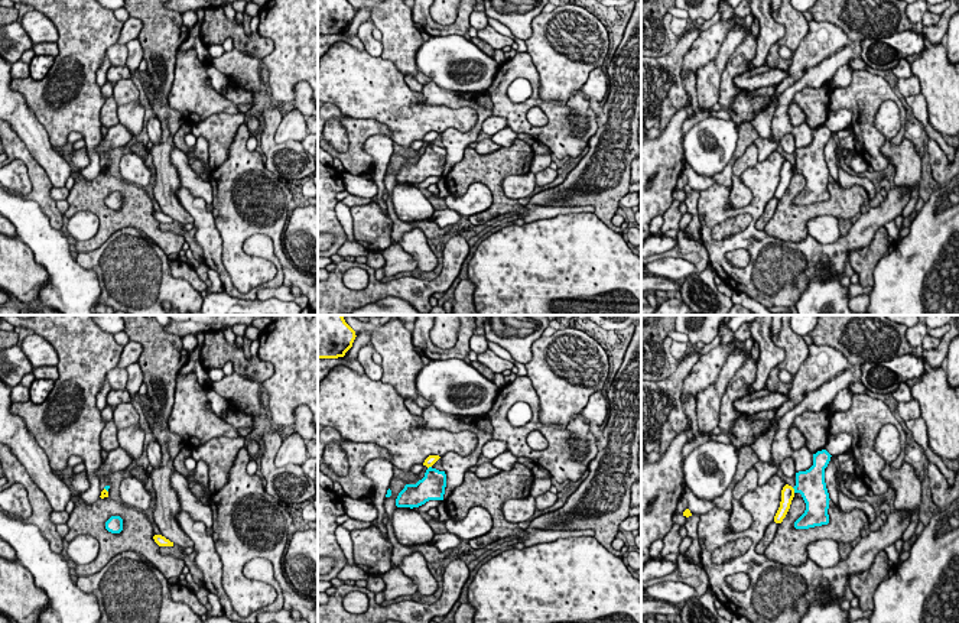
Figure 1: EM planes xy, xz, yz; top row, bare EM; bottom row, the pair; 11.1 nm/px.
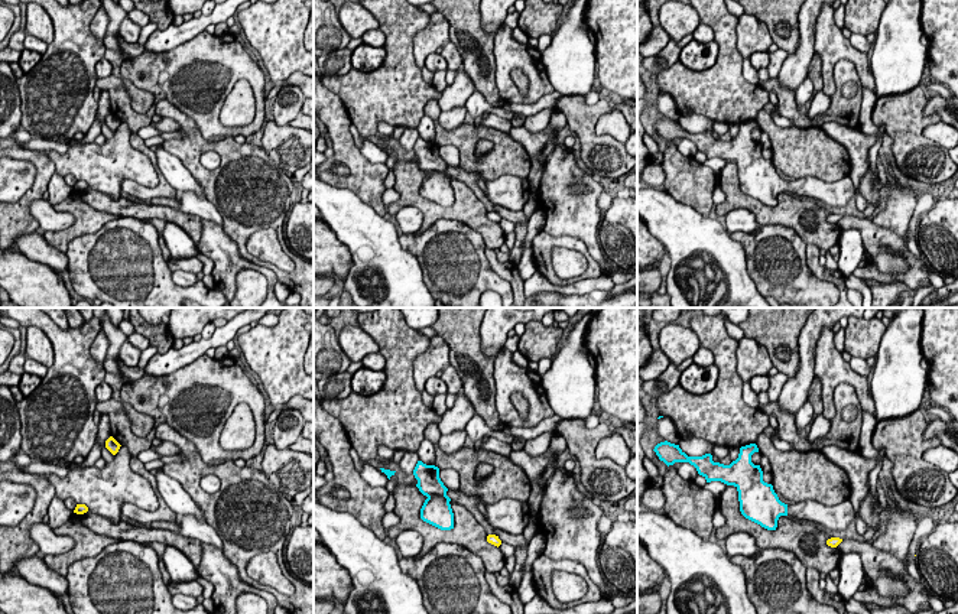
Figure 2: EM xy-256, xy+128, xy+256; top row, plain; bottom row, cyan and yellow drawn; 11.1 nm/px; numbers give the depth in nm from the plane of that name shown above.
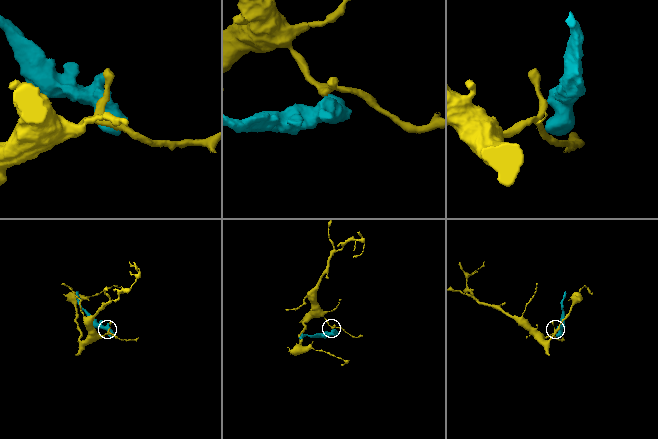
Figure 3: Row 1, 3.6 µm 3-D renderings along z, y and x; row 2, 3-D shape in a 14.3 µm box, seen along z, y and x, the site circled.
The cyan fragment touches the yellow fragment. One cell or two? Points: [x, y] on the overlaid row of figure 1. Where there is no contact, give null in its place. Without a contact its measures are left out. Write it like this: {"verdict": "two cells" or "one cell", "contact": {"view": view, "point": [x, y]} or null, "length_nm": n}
{"verdict": "two cells", "contact": {"view": "yz", "point": [795, 490]}, "length_nm": 70}

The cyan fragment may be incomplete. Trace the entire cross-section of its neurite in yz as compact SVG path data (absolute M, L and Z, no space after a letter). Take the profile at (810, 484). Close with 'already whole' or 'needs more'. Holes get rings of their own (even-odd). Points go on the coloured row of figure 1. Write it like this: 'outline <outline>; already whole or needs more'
outline M826 450L813 454L813 465L806 471L796 473L794 493L800 493L804 513L794 522L796 529L809 529L829 523L829 493L825 483L825 468L830 461Z; already whole

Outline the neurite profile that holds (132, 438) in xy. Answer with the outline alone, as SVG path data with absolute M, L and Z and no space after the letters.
M131 425L124 429L118 429L120 447L134 460L143 452L144 431L139 425Z

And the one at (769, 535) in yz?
M771 522L771 523L767 526L763 539L761 539L761 541L757 543L757 546L755 546L755 552L757 552L757 554L764 554L765 548L767 548L767 546L771 543L771 541L774 539L774 535L776 535L776 532L777 532L777 526L778 526L778 523L776 523L776 522Z

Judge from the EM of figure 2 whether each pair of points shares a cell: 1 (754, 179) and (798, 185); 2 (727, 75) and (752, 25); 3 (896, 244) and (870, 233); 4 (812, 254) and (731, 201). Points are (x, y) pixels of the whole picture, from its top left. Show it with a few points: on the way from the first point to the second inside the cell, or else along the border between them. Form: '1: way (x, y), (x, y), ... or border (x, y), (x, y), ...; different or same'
1: way (765, 185), (788, 185); same
2: border (737, 18), (737, 51), (743, 58); different
3: way (890, 240), (876, 237); same
4: border (807, 243), (812, 243), (818, 249); different

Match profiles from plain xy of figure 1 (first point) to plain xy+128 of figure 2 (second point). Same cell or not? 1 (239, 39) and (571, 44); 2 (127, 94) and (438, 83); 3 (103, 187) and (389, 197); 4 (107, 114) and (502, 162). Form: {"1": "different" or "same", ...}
{"1": "different", "2": "same", "3": "different", "4": "same"}

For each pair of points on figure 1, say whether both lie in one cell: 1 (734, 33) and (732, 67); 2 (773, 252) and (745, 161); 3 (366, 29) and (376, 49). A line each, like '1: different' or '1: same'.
1: different
2: different
3: same

